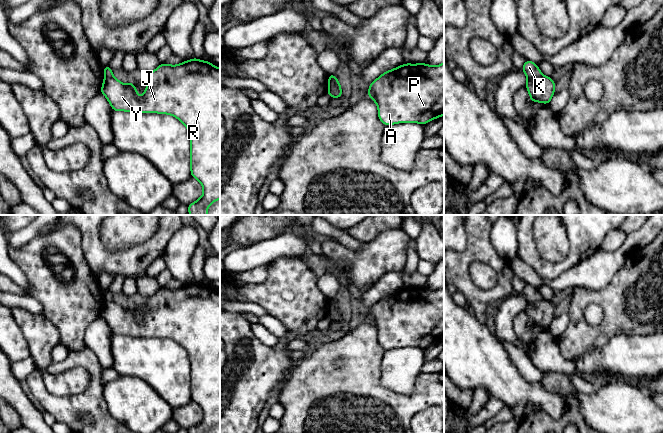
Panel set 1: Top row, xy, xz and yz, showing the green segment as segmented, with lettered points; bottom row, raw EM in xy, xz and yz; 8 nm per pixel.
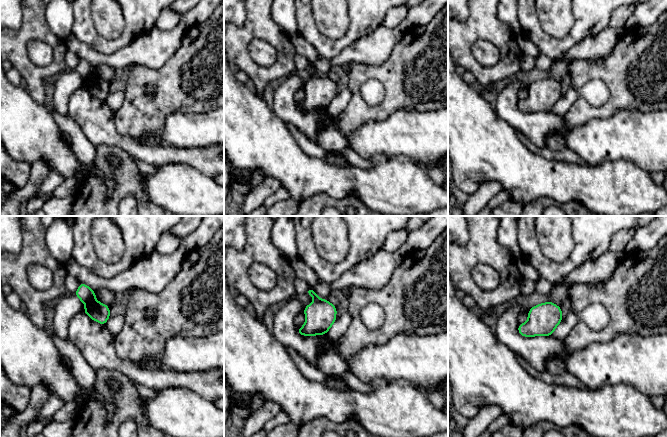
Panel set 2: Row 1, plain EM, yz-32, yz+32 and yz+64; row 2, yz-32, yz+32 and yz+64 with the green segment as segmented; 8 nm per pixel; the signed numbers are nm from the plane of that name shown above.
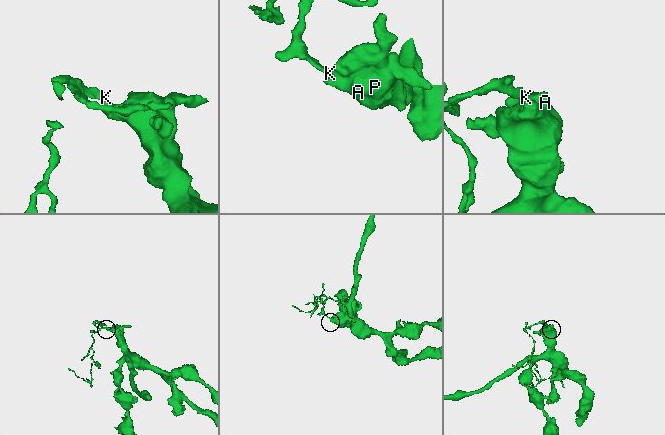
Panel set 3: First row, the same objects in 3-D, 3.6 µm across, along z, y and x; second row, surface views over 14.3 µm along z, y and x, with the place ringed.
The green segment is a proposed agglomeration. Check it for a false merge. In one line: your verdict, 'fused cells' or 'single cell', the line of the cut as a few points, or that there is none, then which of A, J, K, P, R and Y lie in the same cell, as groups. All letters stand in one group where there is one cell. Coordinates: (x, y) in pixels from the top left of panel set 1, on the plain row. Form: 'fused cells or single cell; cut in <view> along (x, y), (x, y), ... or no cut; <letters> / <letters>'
fused cells; cut in yz along (541, 298), (528, 303); A J P R Y / K

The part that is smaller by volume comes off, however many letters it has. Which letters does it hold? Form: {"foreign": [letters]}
{"foreign": ["K"]}

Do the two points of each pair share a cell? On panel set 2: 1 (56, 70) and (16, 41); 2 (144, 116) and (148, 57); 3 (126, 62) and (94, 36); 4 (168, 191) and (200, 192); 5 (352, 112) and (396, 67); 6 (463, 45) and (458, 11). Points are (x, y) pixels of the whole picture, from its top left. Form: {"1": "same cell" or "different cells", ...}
{"1": "same cell", "2": "different cells", "3": "different cells", "4": "same cell", "5": "same cell", "6": "different cells"}

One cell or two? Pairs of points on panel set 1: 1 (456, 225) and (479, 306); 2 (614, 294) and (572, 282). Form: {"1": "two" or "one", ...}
{"1": "two", "2": "two"}

